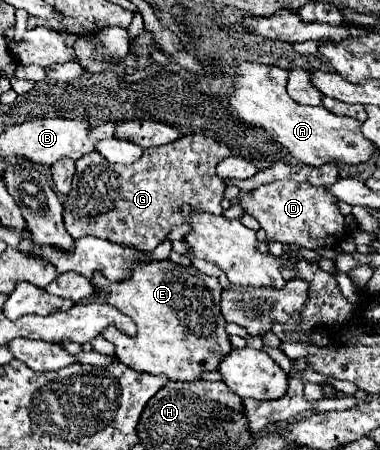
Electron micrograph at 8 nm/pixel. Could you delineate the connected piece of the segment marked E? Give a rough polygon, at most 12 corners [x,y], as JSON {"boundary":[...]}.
{"boundary":[[137,262],[91,276],[137,334],[107,326],[119,362],[193,382],[231,350],[221,284]]}

